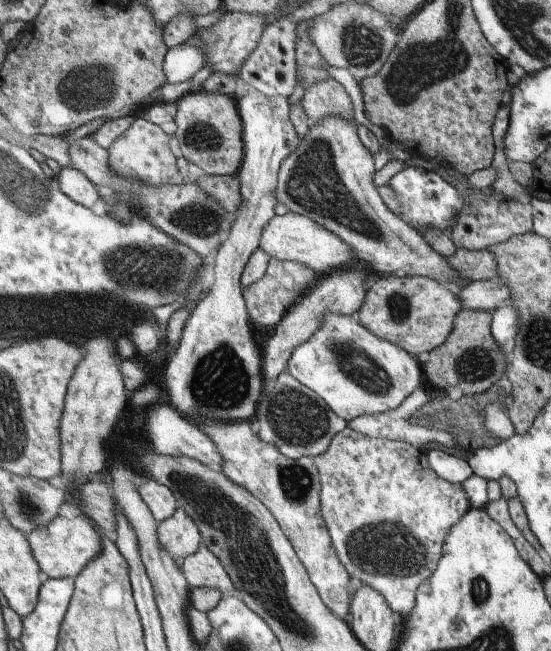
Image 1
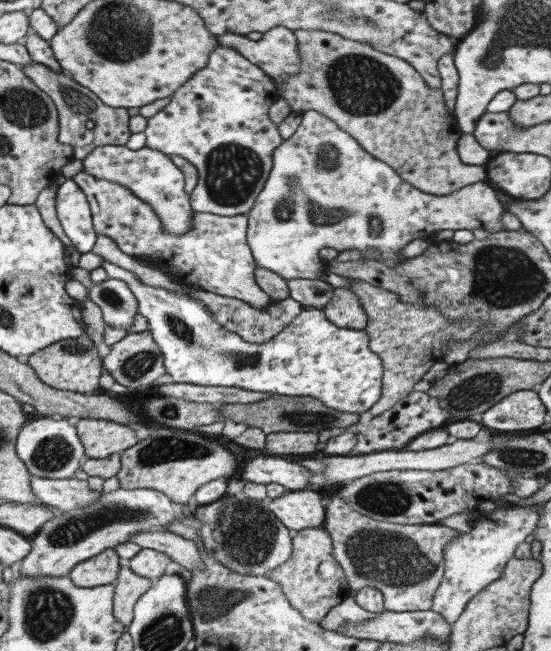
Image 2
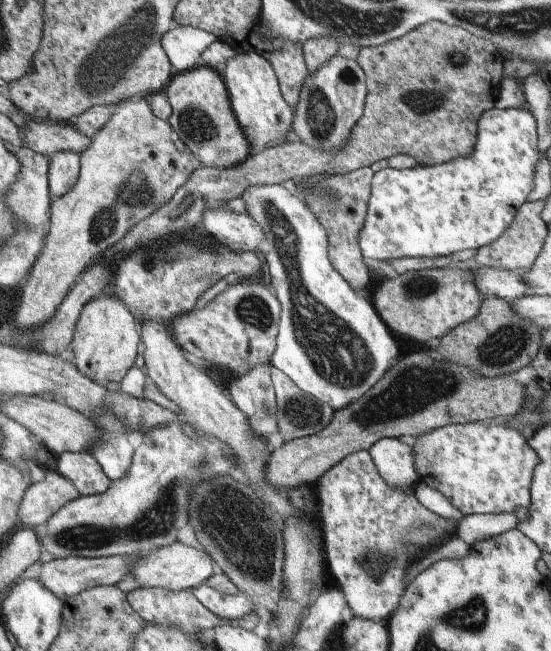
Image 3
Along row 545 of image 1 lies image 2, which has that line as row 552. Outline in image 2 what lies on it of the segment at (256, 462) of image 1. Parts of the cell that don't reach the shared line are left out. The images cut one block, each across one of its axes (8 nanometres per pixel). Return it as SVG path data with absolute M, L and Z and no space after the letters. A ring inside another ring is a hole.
M321 527L299 530L291 538L291 553L287 561L267 573L271 580L281 586L289 604L309 622L321 621L329 609L350 594L345 576L333 559L332 551L330 535Z

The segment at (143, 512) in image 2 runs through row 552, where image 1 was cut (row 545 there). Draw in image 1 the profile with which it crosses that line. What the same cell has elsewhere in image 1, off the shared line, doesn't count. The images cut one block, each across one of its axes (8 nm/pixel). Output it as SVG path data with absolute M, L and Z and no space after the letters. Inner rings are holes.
M84 515L75 516L71 520L56 517L51 518L45 526L35 526L26 536L26 540L37 567L47 578L74 578L87 562L95 560L97 554L103 550L99 542L99 533Z

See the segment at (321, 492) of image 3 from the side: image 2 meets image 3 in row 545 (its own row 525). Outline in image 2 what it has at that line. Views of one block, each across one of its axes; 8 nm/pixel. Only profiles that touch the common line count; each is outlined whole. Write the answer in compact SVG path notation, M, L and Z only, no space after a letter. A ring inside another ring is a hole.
M339 494L321 498L324 506L322 529L329 535L333 546L332 556L342 569L350 592L357 592L365 586L377 588L383 594L385 611L410 613L431 608L432 596L439 586L444 572L443 546L458 536L453 528L436 524L397 525L375 521L352 510Z

